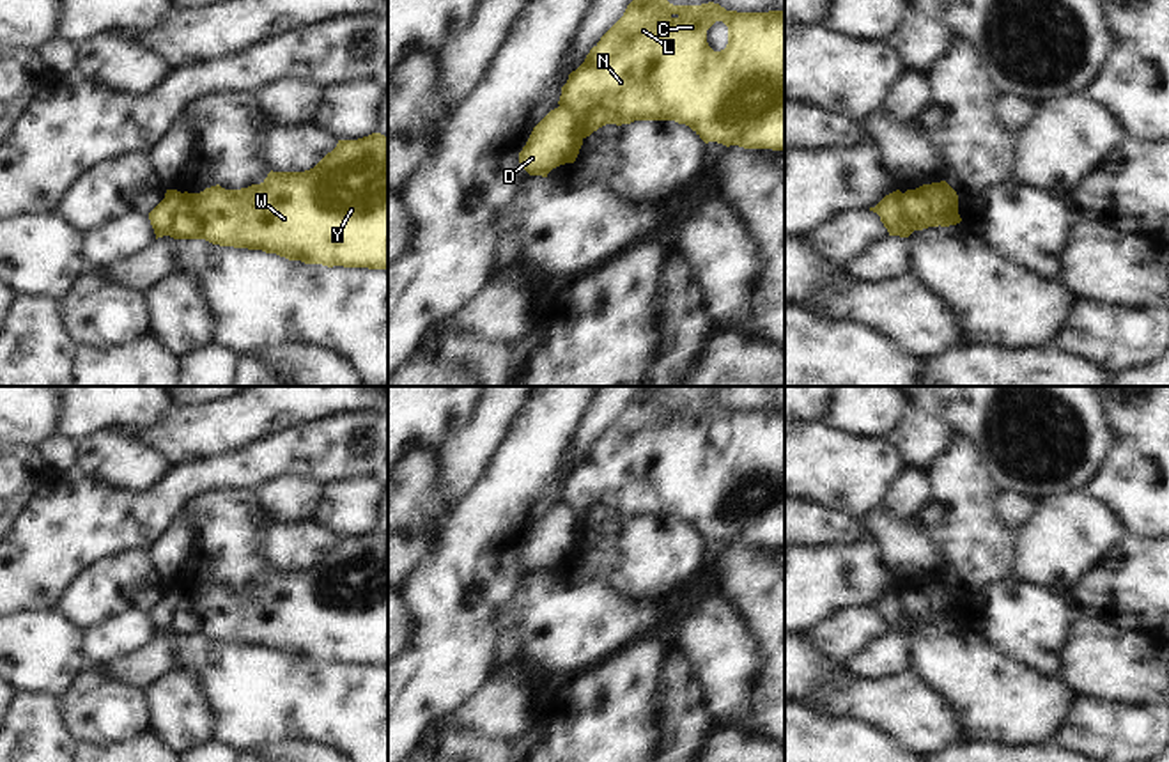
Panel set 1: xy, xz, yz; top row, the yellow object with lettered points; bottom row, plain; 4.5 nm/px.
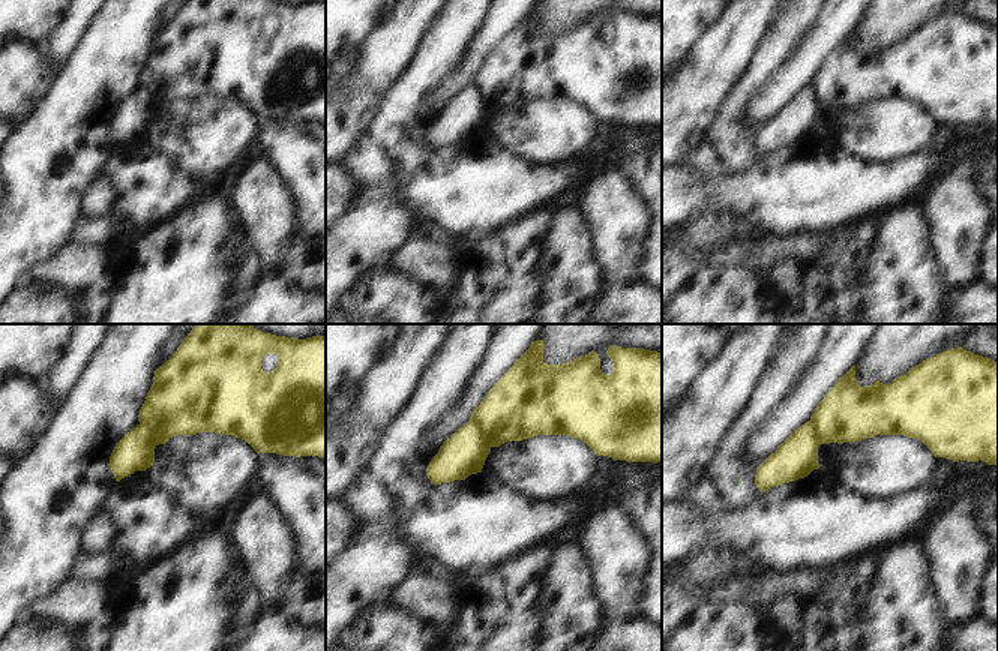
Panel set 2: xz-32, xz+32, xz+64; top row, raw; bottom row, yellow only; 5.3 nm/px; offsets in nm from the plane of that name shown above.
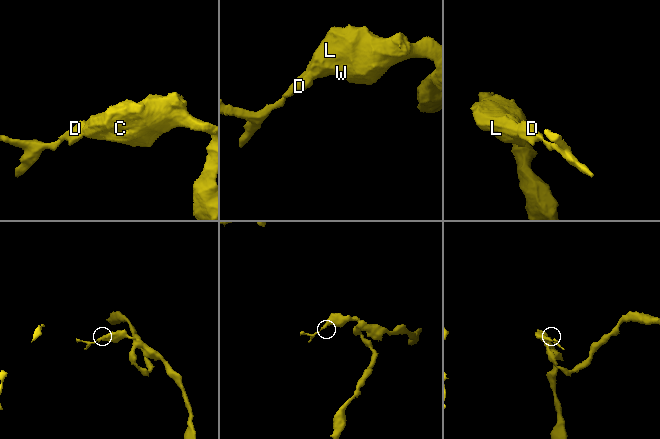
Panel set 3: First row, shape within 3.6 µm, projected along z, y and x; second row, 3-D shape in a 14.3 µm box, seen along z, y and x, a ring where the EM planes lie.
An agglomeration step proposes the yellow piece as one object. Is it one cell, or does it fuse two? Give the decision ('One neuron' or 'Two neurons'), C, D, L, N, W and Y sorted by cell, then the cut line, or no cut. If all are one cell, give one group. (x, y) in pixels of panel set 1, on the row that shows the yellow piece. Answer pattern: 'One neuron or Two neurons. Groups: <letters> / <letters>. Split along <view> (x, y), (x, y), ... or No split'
Two neurons. Groups: C L N W Y / D. Split along xy (181, 194), (167, 234).

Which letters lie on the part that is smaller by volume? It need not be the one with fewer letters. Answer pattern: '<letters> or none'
D

